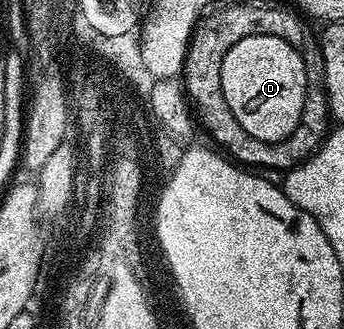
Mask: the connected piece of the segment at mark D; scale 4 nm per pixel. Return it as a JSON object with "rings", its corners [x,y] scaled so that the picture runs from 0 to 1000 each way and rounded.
{"rings":[[[730,106],[686,131],[648,185],[645,271],[674,347],[695,368],[718,410],[770,429],[811,429],[834,422],[860,392],[872,353],[881,347],[890,274],[904,249],[887,216],[887,195],[860,137],[840,137],[817,116],[788,106]]]}

